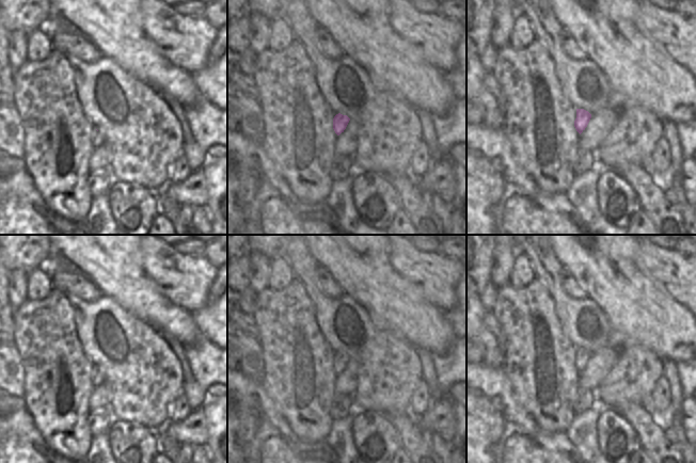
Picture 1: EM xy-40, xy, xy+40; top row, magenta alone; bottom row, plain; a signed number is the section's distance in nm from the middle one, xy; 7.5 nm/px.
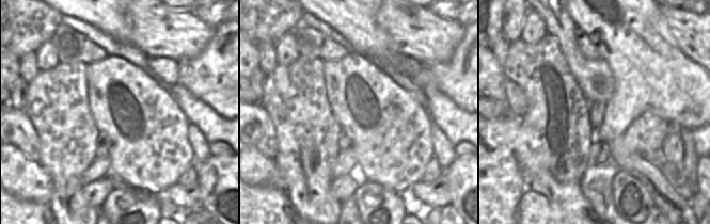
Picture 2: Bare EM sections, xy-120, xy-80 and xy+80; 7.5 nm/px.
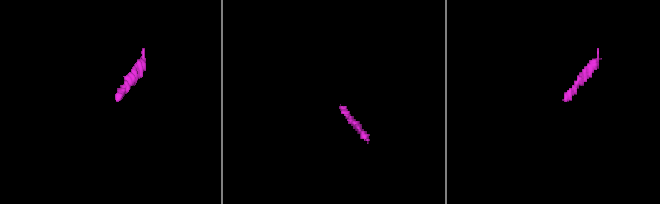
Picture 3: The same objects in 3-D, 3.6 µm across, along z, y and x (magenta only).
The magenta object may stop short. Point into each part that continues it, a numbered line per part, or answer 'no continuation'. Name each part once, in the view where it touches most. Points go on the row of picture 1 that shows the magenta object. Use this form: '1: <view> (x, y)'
no continuation

